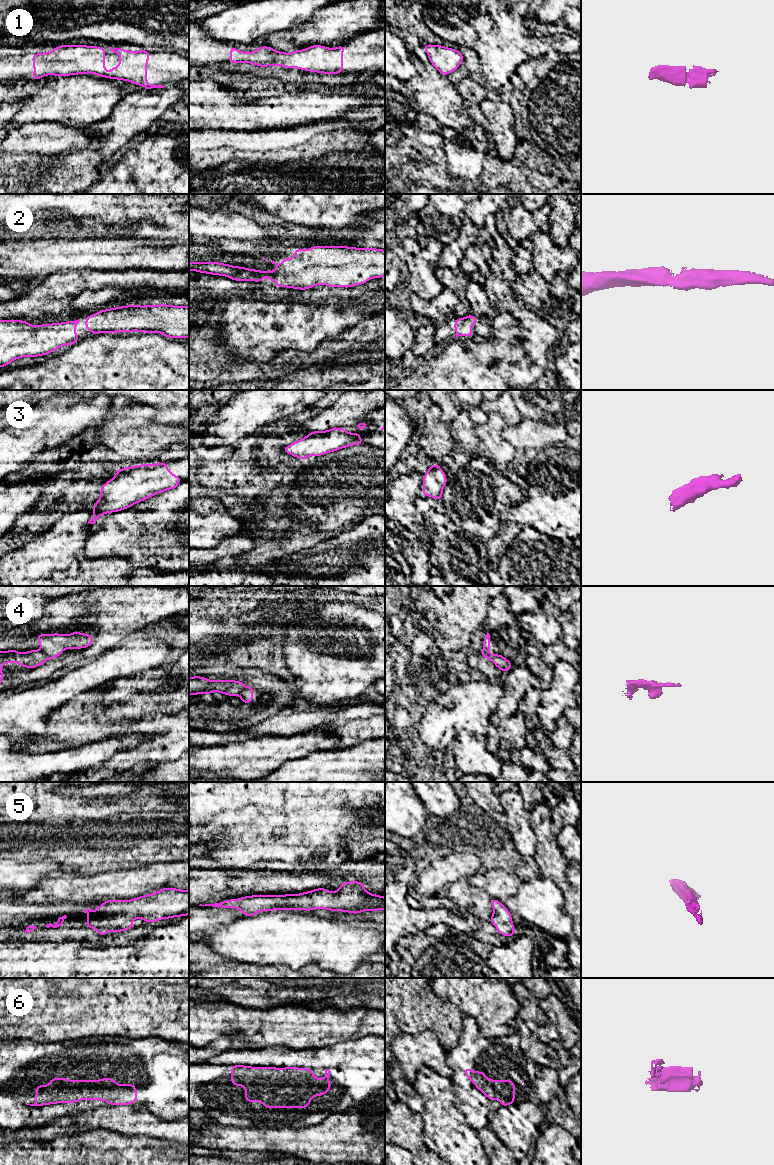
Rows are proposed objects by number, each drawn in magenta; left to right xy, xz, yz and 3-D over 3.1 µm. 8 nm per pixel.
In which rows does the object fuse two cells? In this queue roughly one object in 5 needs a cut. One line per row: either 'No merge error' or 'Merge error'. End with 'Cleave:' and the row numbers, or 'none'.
1: No merge error
2: No merge error
3: No merge error
4: No merge error
5: No merge error
6: No merge error
Cleave: none

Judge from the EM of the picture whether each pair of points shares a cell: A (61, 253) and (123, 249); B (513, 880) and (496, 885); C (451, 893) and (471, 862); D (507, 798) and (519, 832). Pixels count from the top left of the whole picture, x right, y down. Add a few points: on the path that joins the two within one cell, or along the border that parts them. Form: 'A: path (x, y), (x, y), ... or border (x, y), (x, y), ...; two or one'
A: path (76, 253), (108, 253); one
B: path (509, 882), (500, 884); one
C: border (466, 878), (460, 878), (450, 883), (443, 892); two
D: path (514, 806), (518, 817), (518, 824); one

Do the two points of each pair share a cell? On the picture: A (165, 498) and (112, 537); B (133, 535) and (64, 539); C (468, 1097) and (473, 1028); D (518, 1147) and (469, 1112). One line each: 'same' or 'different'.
A: same
B: different
C: same
D: different

